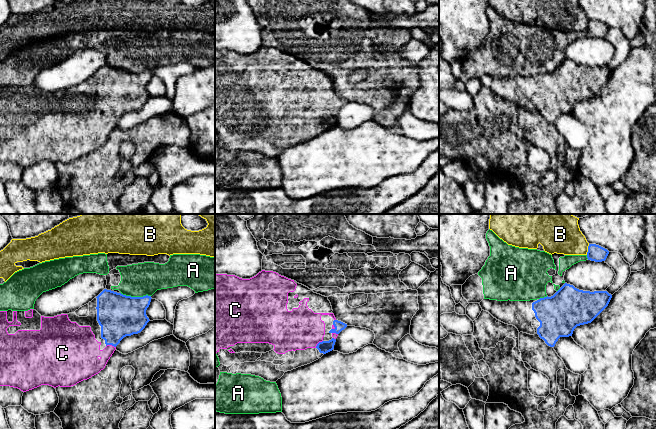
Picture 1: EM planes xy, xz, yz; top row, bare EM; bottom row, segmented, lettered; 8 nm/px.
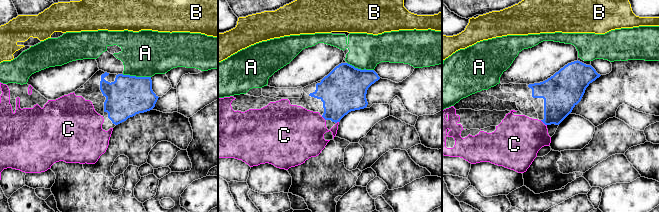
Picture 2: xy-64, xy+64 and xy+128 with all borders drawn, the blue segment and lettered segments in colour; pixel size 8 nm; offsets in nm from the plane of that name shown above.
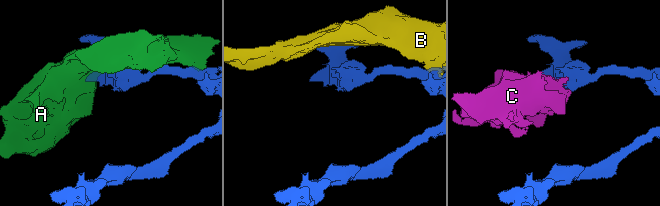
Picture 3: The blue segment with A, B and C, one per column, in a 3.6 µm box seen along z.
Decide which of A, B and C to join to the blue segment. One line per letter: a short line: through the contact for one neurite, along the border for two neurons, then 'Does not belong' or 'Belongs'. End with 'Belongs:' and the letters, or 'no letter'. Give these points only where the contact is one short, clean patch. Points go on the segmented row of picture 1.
A: Does not belong
B: Does not belong
C: Belongs
Belongs: C

